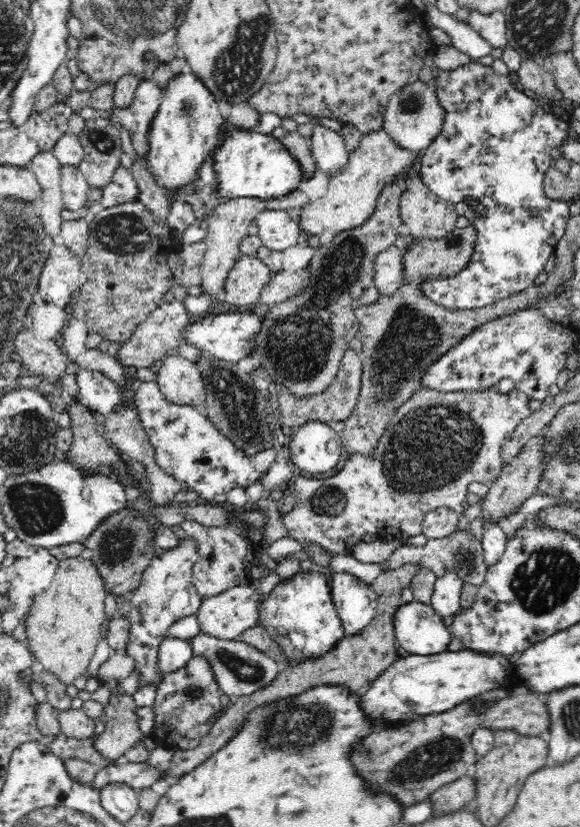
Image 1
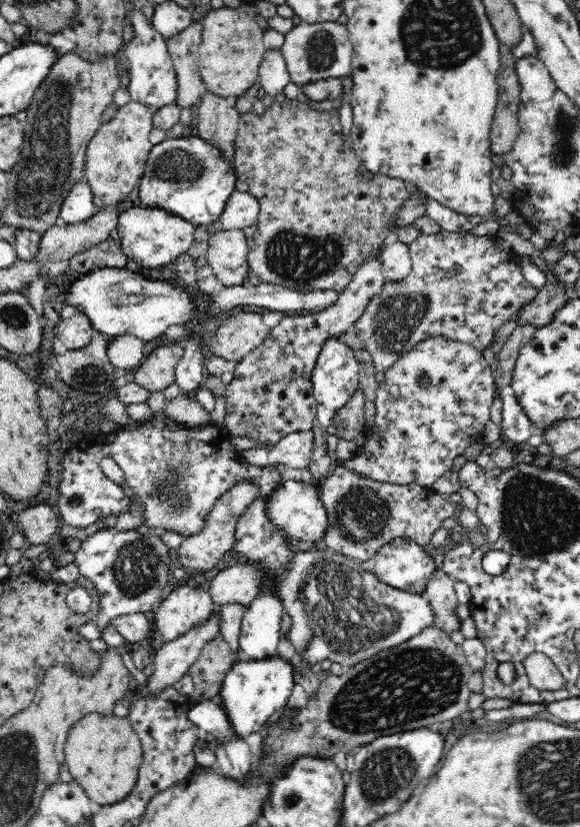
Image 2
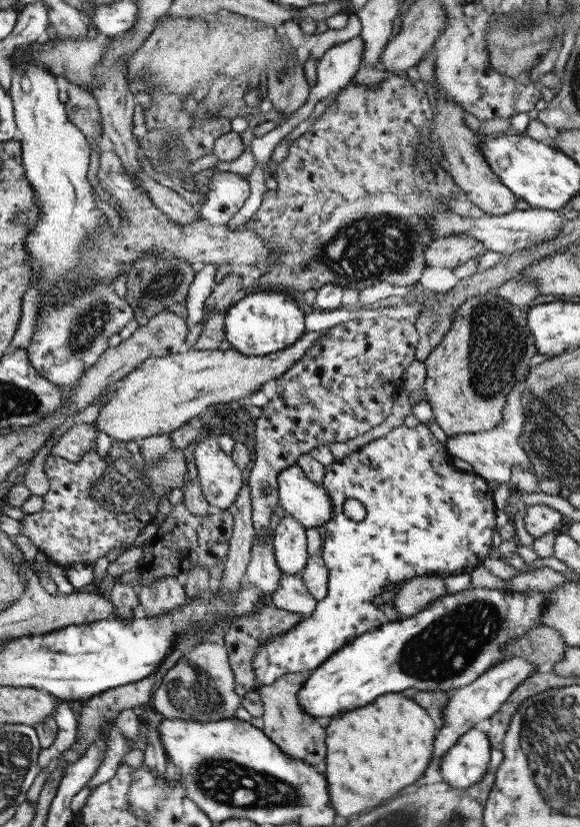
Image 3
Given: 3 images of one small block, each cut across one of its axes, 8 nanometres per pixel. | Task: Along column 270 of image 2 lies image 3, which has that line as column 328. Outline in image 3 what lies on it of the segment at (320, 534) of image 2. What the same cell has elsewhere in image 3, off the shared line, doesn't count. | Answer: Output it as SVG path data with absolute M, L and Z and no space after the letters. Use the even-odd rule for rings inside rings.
M296 463L287 466L277 476L279 502L282 508L291 514L300 524L306 528L322 528L333 515L333 502L323 486L312 482L306 473Z

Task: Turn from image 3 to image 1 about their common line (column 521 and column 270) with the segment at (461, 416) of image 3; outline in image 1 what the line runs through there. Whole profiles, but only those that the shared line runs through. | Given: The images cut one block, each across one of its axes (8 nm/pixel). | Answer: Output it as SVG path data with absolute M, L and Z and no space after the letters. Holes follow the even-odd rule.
M402 175L380 193L375 212L358 229L339 233L326 248L320 247L310 262L310 282L298 294L272 305L263 316L254 350L249 356L260 362L267 378L286 387L296 397L325 391L341 368L349 342L357 337L358 319L352 304L367 288L374 286L378 254L393 246L402 226L399 202L408 186Z

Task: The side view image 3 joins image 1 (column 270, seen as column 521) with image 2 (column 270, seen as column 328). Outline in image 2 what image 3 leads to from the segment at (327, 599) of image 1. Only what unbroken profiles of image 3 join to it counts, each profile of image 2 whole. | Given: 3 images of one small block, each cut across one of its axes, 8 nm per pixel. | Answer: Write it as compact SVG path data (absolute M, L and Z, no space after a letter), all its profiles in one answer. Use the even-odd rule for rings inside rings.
M276 654L262 660L240 659L227 671L218 700L222 702L236 735L243 737L258 732L274 712L286 706L295 686L292 662Z

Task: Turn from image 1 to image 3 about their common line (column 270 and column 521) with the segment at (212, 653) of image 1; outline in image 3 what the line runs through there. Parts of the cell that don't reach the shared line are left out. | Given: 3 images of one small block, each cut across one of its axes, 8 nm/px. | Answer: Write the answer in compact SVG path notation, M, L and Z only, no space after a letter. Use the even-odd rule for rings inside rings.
M515 656L514 658L500 661L490 670L484 672L476 681L464 686L464 688L460 687L460 690L450 698L450 702L448 702L448 706L444 710L444 722L440 726L440 736L435 736L434 752L429 766L439 770L442 757L456 744L460 736L468 732L476 723L490 719L500 710L504 705L504 701L510 698L512 692L520 686L520 683L524 682L534 671L540 669L542 668L539 668L536 664L531 664L531 662Z

